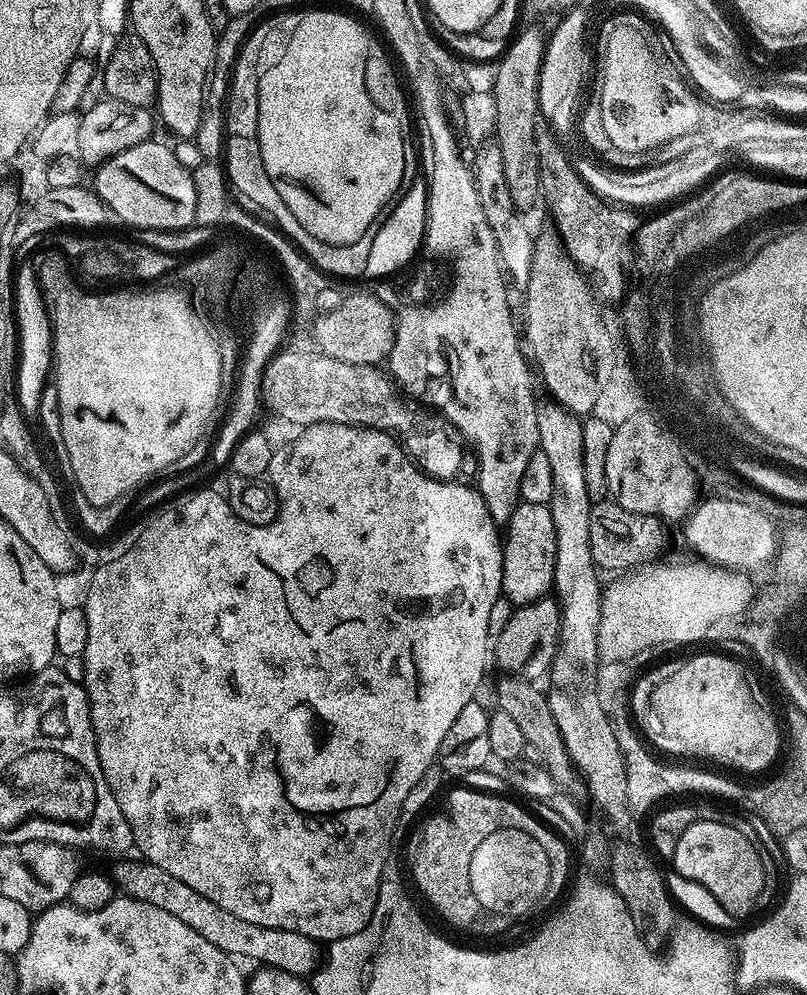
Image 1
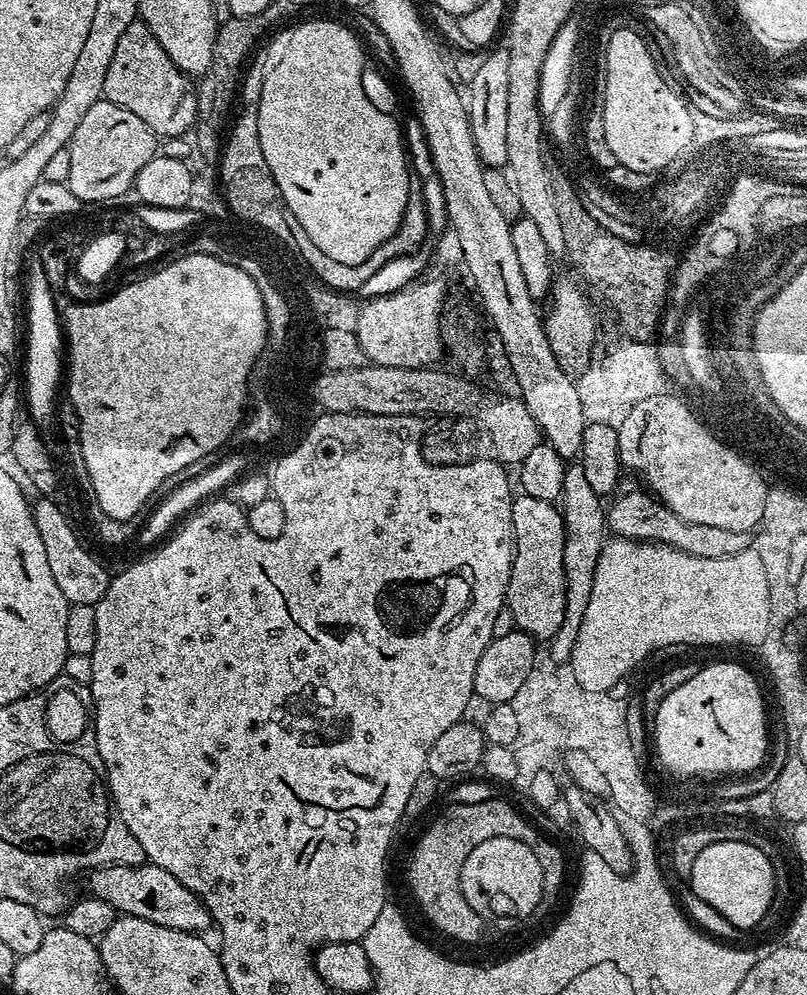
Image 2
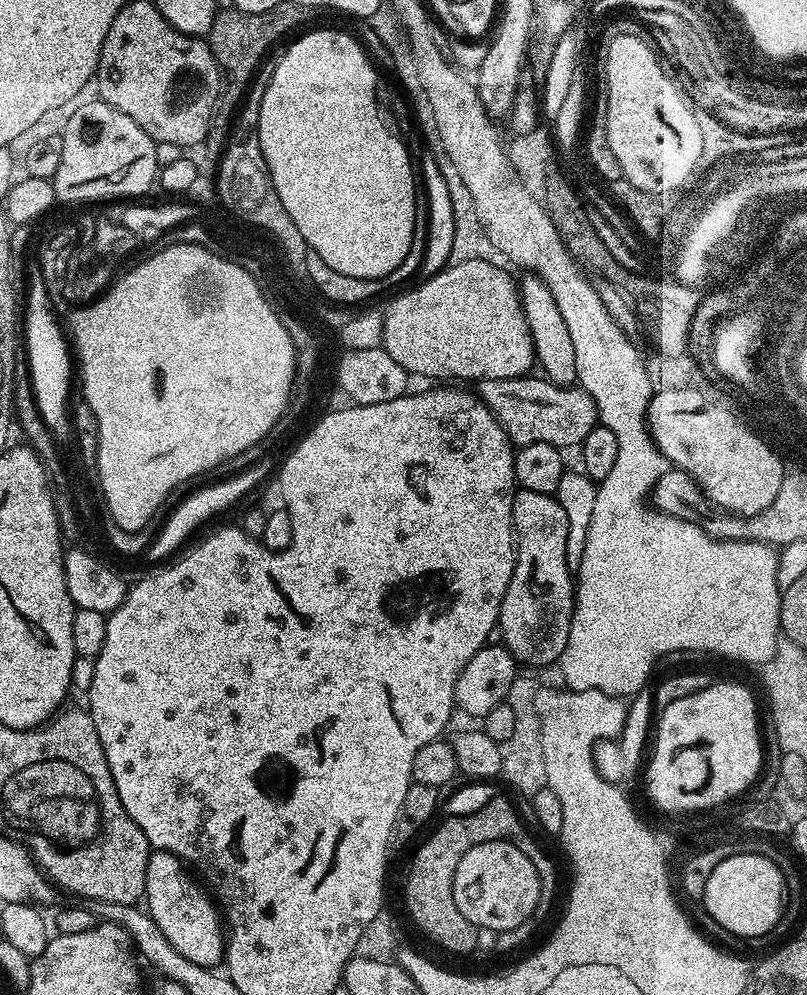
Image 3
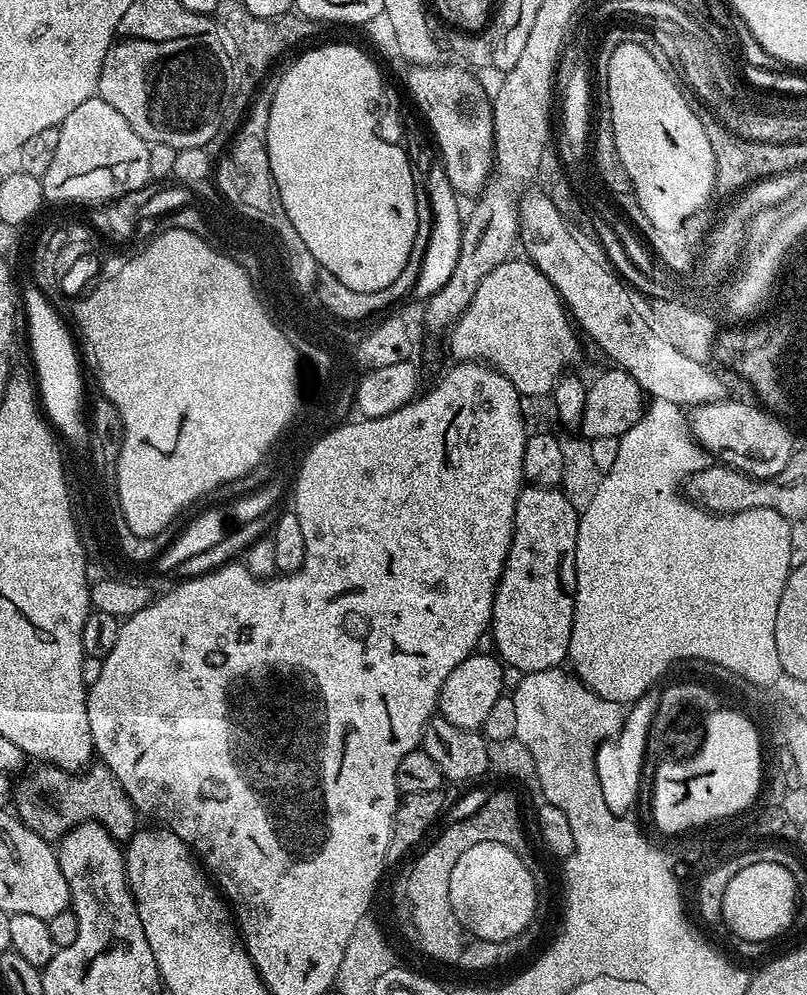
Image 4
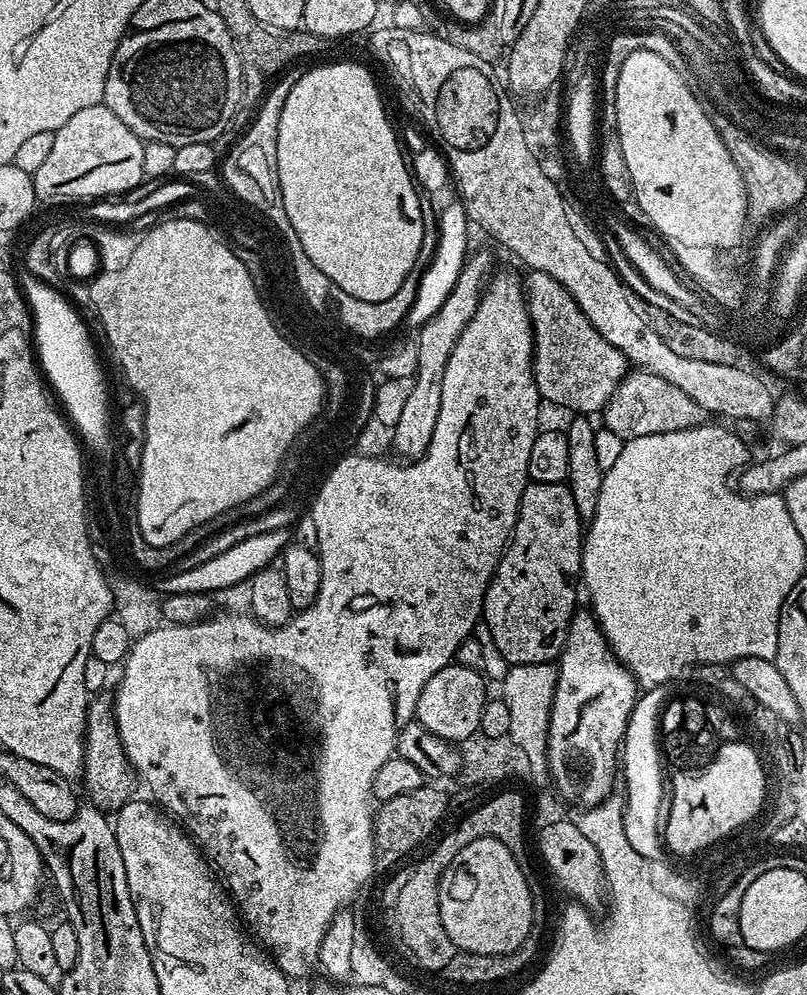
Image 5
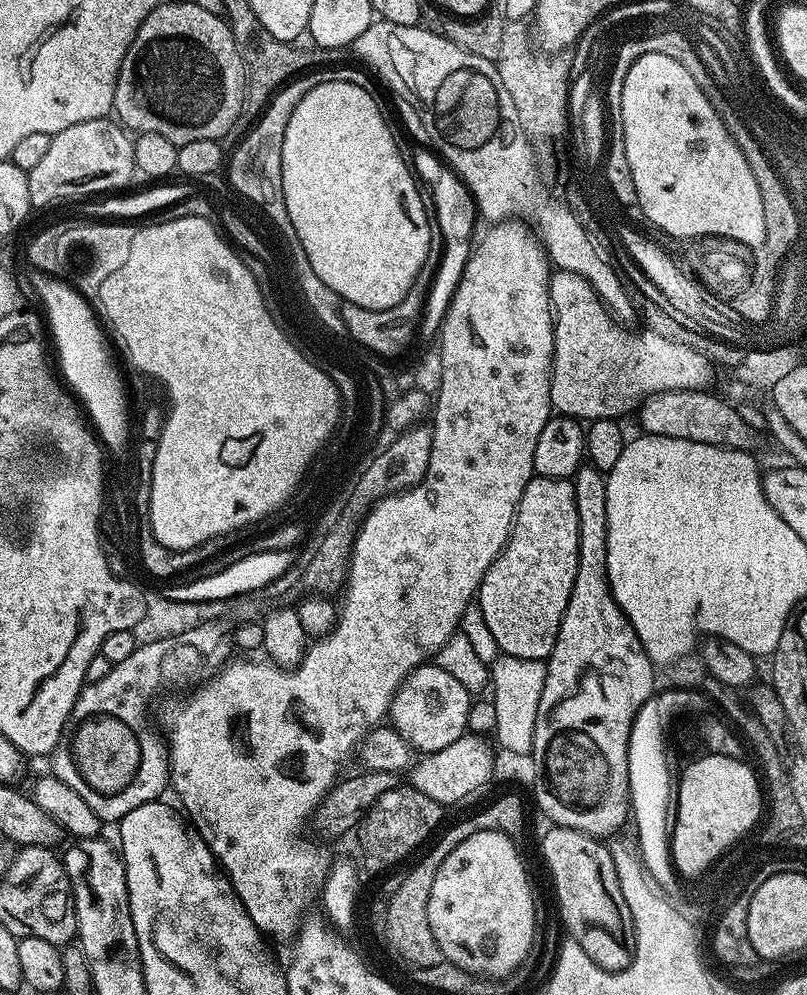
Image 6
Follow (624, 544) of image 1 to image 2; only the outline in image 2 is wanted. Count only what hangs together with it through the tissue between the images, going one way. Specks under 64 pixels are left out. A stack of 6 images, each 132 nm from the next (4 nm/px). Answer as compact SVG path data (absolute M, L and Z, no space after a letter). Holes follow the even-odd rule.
M644 490L618 496L611 501L611 503L613 502L612 509L611 506L607 509L606 524L611 535L622 540L647 540L653 544L666 544L673 540L673 543L688 548L688 551L698 552L705 556L716 556L743 548L750 537L747 532L718 530L718 526L686 522L682 518L678 518L678 514L674 514L674 510L670 510L663 502Z

